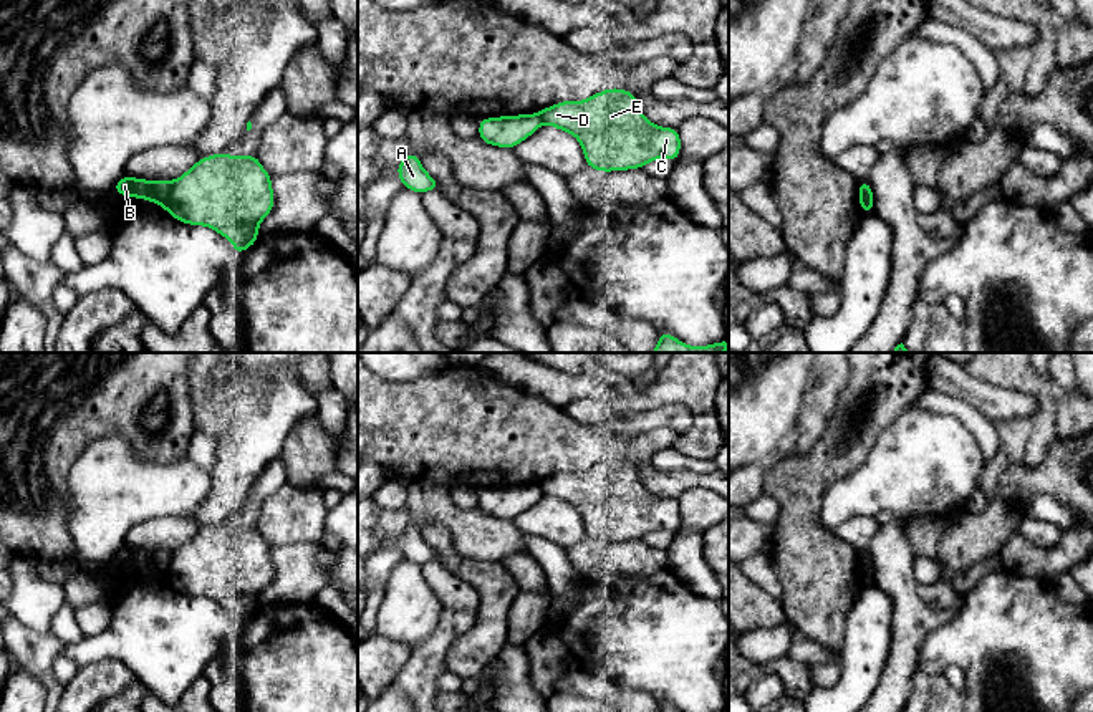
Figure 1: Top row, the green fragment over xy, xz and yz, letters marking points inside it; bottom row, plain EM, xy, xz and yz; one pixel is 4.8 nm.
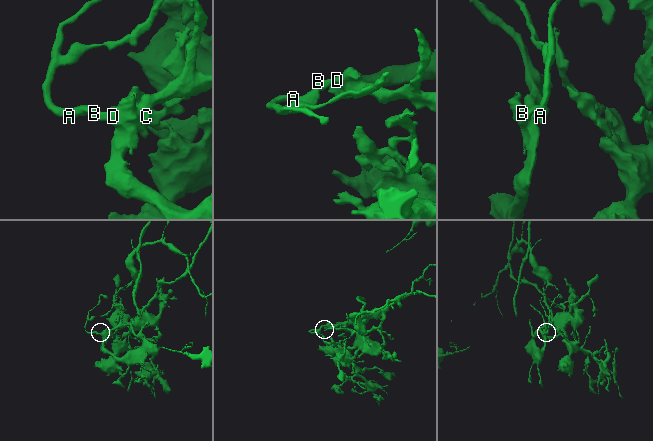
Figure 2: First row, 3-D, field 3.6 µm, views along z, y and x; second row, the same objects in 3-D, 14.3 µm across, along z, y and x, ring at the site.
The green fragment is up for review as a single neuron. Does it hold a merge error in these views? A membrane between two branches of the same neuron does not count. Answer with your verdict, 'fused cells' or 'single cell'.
fused cells

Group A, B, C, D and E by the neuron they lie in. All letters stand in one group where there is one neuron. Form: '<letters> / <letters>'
A B / C D E

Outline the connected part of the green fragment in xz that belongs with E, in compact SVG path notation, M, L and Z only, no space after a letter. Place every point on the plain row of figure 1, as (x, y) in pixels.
M609 459L583 472L560 472L538 485L543 495L573 505L585 535L595 541L643 540L654 530L676 533L681 527L679 500L648 492L628 460Z

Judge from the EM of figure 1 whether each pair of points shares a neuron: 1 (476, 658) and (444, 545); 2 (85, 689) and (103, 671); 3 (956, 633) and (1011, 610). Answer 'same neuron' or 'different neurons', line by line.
1: same neuron
2: same neuron
3: same neuron

